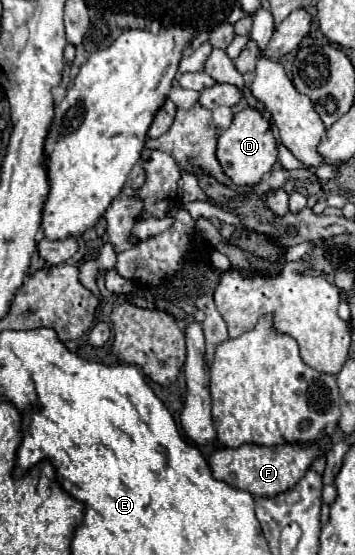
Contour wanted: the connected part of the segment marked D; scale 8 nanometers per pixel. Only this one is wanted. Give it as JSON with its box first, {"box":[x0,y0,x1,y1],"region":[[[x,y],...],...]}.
{"box":[217,107,277,185],"region":[[[245,107],[235,117],[231,127],[223,129],[217,143],[217,159],[223,165],[225,173],[237,185],[257,185],[261,177],[273,169],[277,163],[277,141],[269,121],[263,117],[259,109]]]}

